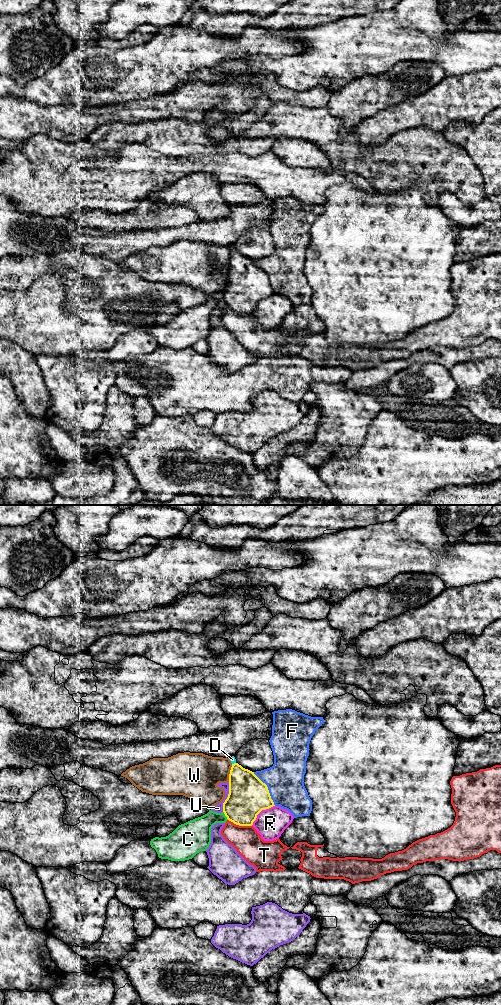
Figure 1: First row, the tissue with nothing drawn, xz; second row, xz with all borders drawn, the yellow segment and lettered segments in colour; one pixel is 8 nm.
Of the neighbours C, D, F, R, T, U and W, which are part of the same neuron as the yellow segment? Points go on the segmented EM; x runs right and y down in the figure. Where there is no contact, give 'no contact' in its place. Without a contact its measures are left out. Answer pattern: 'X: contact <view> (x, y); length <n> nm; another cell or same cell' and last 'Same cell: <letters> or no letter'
C: contact xz (225, 815); length 80 nm; another cell
D: contact xz (234, 763); length 40 nm; same cell
F: contact xz (267, 789); length 320 nm; another cell
R: contact xz (260, 811); length 260 nm; another cell
T: contact xz (240, 825); length 200 nm; another cell
U: contact xz (227, 797); length 240 nm; another cell
W: contact xz (230, 773); length 150 nm; another cell
Same cell: D

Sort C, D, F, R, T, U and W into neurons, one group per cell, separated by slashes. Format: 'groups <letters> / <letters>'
groups C / D / F / R / T / U / W

